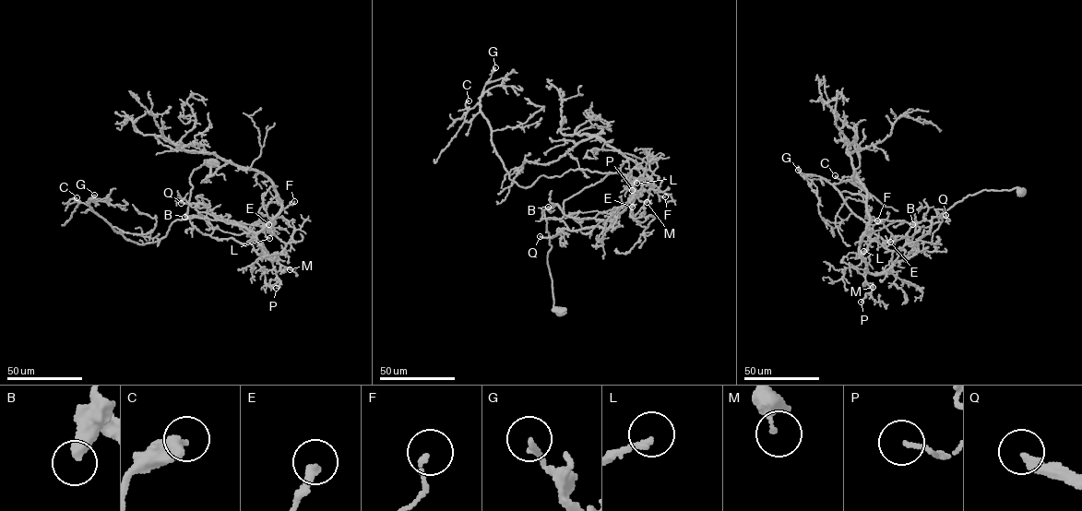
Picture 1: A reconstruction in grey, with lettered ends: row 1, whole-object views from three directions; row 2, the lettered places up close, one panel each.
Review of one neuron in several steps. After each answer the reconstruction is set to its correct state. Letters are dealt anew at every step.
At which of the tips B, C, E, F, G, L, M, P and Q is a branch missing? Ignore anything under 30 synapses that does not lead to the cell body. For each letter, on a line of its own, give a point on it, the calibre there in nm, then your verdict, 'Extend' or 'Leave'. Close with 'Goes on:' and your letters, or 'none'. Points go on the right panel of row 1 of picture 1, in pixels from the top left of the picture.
B: Place: (912, 224). Thickness 380 nm. Leave
C: Place: (835, 175). Thickness 320 nm. Leave
E: Place: (890, 242). Thickness 280 nm. Leave
F: Place: (877, 220). Thickness 140 nm. Leave
G: Place: (798, 170). Thickness 200 nm. Leave
L: Place: (863, 251). Thickness 190 nm. Leave
M: Place: (873, 287). Thickness 150 nm. Leave
P: Place: (861, 302). Thickness 120 nm. Leave
Q: Place: (945, 215). Thickness 280 nm. Extend
Goes on: Q

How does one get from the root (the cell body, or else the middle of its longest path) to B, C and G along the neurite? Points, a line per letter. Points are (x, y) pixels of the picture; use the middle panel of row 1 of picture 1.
B: (559, 312), (546, 219), (560, 219), (564, 201), (611, 173), (624, 175), (632, 191), (612, 219), (548, 207)
C: (559, 312), (546, 219), (609, 173), (570, 170), (519, 185), (469, 101)
G: (559, 312), (546, 219), (609, 173), (570, 170), (525, 187), (509, 178), (480, 109), (495, 67)

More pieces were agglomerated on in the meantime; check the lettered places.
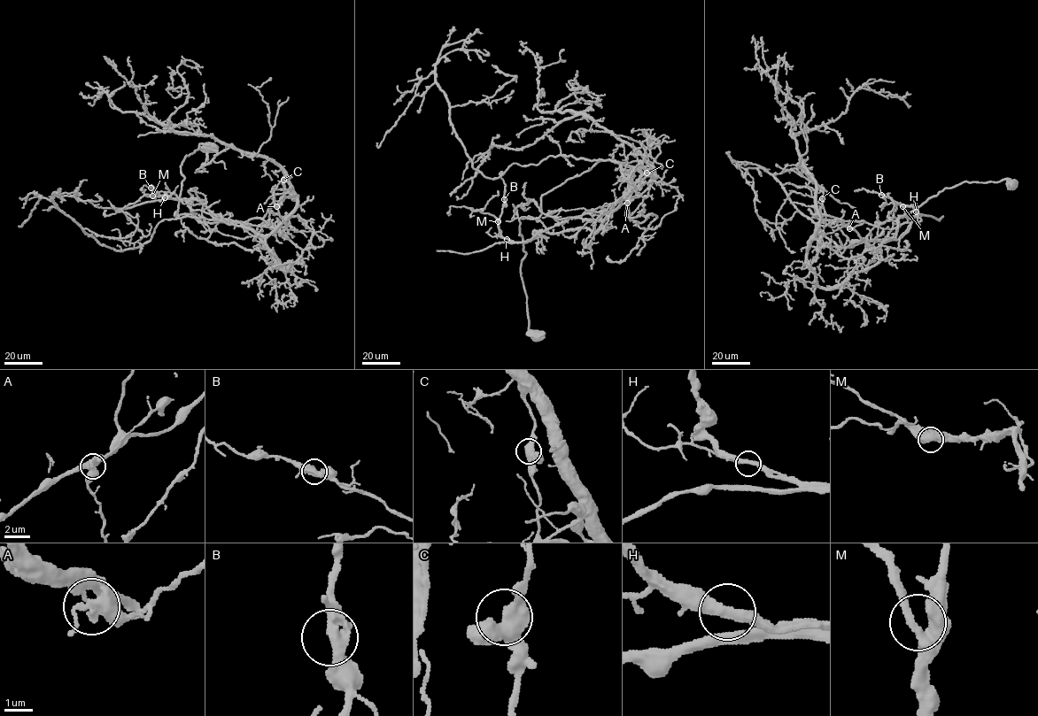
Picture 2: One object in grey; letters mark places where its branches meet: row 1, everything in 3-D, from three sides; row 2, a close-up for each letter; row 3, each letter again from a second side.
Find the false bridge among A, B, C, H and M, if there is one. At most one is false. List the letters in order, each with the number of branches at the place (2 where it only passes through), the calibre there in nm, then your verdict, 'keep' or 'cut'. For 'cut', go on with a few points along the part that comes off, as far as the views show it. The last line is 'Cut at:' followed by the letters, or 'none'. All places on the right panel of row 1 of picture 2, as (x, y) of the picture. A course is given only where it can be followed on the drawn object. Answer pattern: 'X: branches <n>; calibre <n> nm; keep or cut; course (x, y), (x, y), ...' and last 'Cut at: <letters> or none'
A: branches 3; calibre 360 nm; cut; course (849, 228), (865, 241), (887, 241), (900, 238), (919, 213), (939, 219), (942, 216)
B: branches 3; calibre 400 nm; keep
C: branches 3; calibre 480 nm; keep
H: branches 2; calibre 360 nm; keep
M: branches 3; calibre 320 nm; keep
Cut at: A

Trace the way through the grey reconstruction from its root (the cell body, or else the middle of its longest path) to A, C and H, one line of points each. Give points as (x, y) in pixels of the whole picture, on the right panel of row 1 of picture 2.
A: (1013, 184), (964, 181), (907, 222), (852, 221), (815, 233), (806, 249), (820, 213), (849, 228)
C: (1013, 184), (964, 181), (907, 222), (852, 221), (806, 249), (820, 213), (844, 224), (825, 223), (822, 198)
H: (1013, 184), (964, 181), (907, 222), (852, 221), (806, 249), (900, 238), (916, 211)

